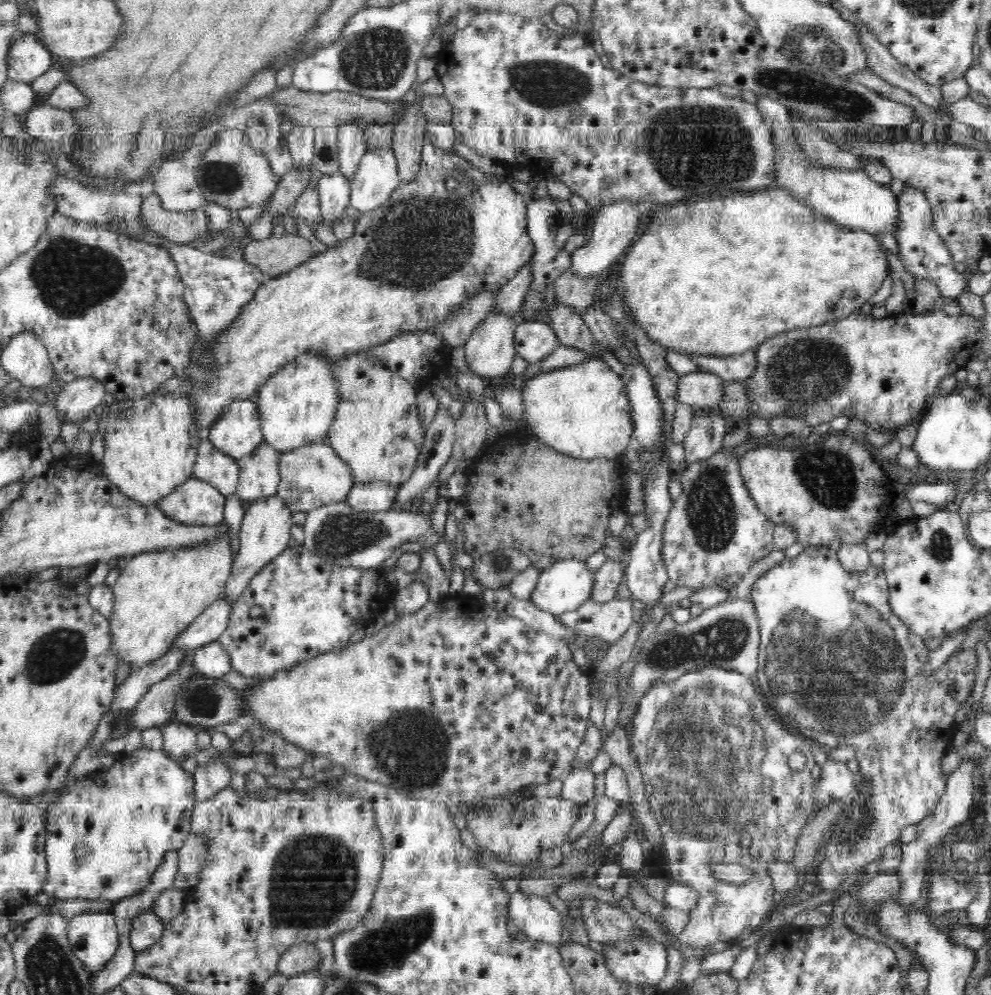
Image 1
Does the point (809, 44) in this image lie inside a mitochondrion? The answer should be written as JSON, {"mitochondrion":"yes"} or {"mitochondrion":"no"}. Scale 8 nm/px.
{"mitochondrion":"yes"}

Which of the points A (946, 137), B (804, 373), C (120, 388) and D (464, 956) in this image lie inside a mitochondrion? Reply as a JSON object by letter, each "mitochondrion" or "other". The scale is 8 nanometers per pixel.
{"A":"other","B":"mitochondrion","C":"other","D":"other"}

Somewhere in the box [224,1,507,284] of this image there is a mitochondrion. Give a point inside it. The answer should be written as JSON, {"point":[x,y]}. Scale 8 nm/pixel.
{"point":[376,59]}

